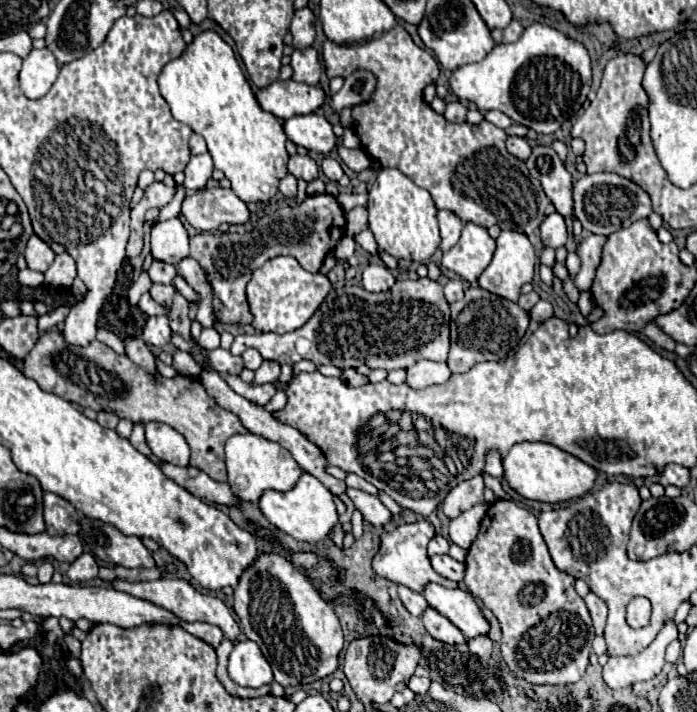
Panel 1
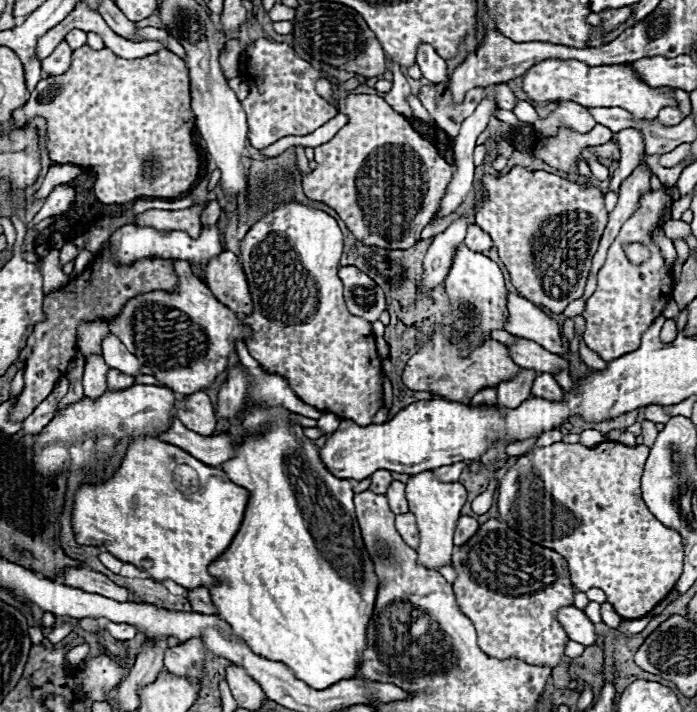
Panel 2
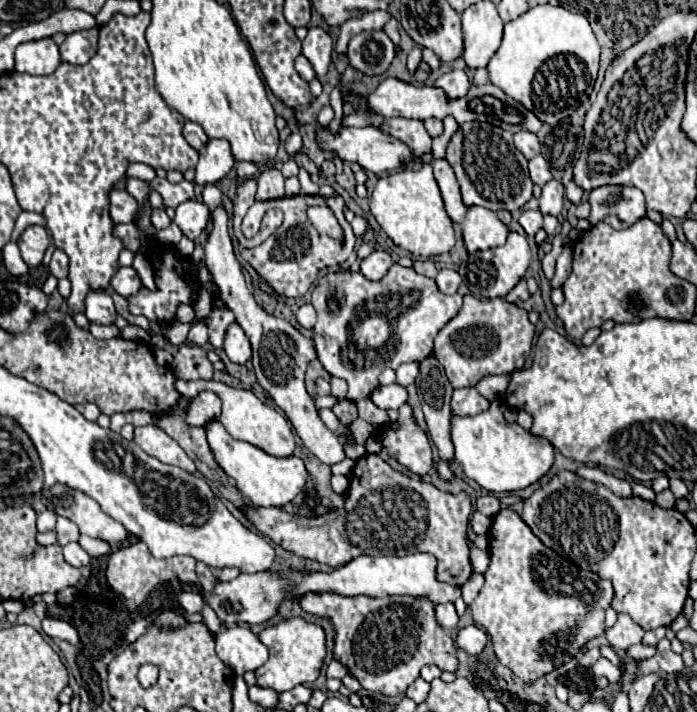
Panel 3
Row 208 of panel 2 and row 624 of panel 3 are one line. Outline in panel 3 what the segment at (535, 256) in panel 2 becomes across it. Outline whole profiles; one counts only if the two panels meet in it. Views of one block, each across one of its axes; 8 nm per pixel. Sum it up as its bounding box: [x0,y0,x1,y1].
[470,508,612,684]

